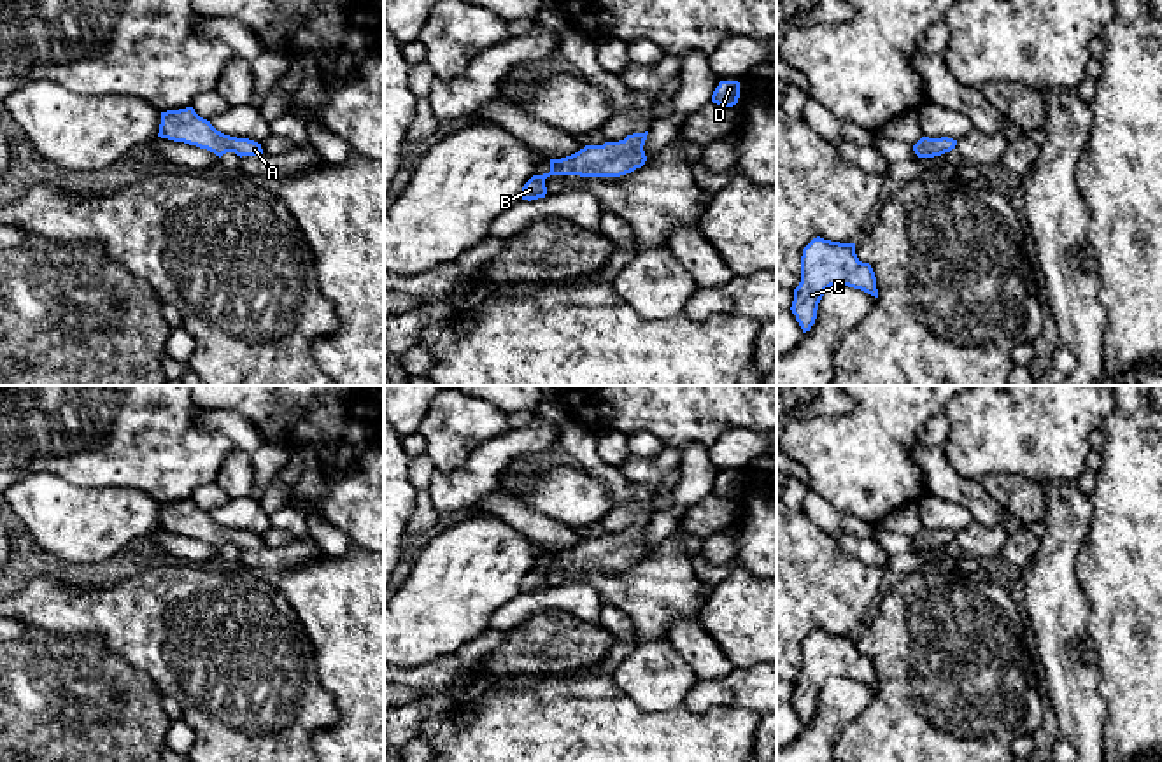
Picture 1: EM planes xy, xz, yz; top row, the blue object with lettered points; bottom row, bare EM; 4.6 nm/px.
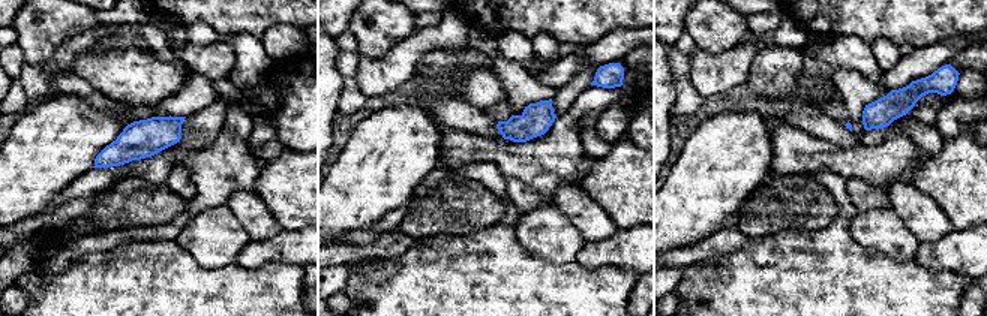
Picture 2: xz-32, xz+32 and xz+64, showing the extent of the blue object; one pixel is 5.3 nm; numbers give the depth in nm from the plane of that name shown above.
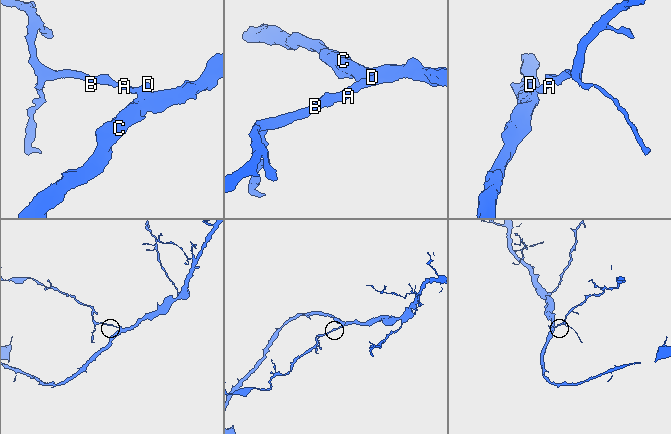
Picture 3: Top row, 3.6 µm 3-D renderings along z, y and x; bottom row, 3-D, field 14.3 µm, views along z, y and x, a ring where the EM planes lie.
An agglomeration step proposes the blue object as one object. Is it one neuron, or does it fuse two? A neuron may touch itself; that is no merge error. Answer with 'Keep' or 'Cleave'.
Keep

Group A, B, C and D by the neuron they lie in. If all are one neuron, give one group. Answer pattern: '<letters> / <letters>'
A B C D

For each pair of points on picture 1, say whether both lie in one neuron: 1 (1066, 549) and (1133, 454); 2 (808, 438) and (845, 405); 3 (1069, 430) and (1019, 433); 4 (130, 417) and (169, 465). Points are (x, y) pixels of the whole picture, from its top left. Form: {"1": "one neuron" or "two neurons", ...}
{"1": "two neurons", "2": "two neurons", "3": "one neuron", "4": "one neuron"}

